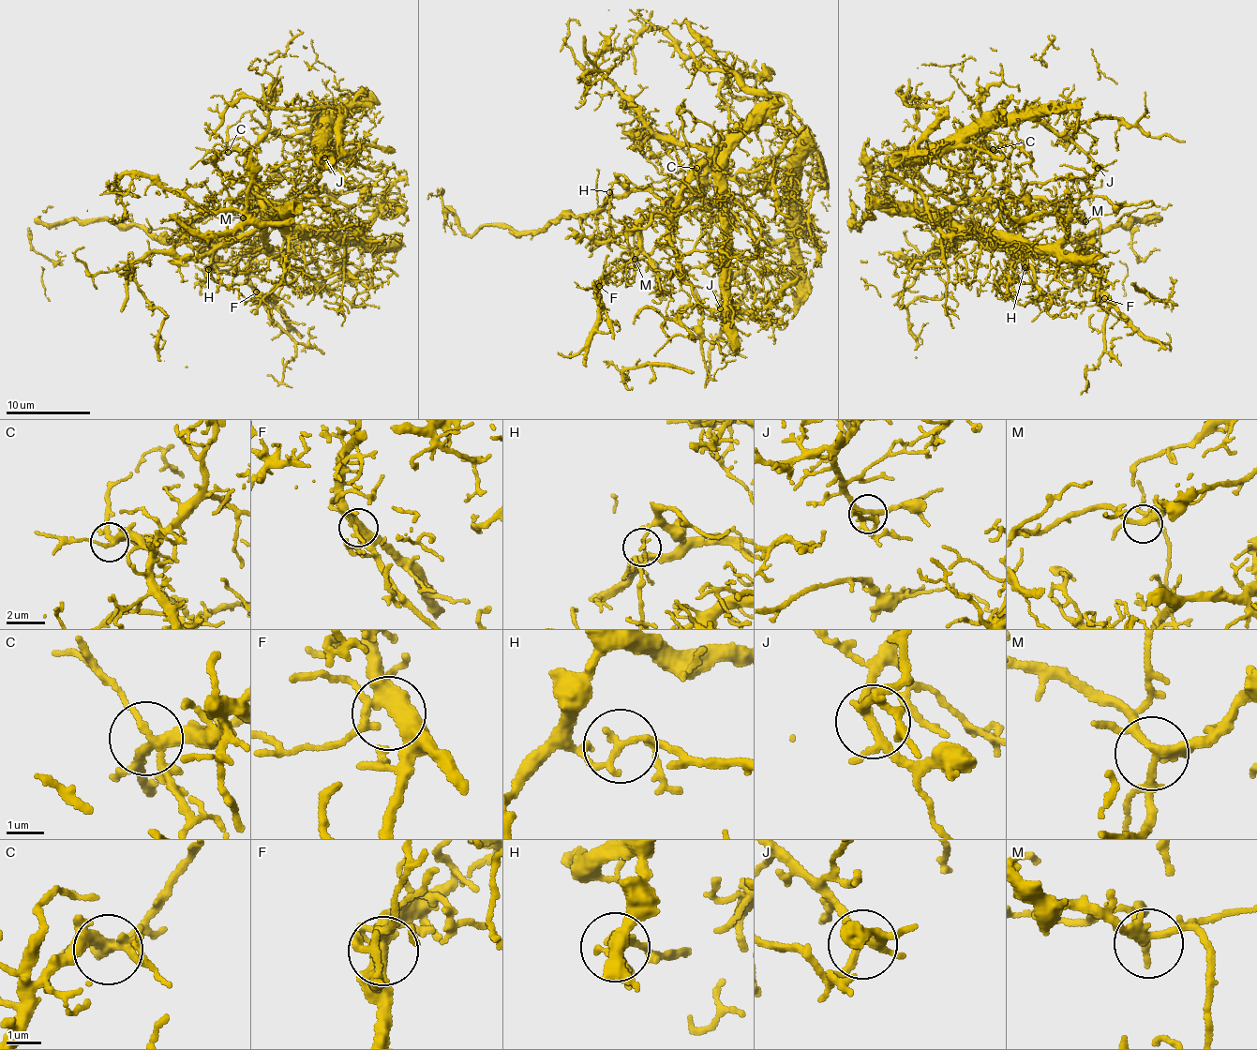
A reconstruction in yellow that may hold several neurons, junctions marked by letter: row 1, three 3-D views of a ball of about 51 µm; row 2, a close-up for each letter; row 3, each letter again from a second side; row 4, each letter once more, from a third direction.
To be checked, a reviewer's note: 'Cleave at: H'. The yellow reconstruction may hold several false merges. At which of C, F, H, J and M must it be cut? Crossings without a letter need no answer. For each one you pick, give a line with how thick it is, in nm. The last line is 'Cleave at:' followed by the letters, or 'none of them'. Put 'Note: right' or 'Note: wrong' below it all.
H: 150 nm
Cleave at: H
Note: right

